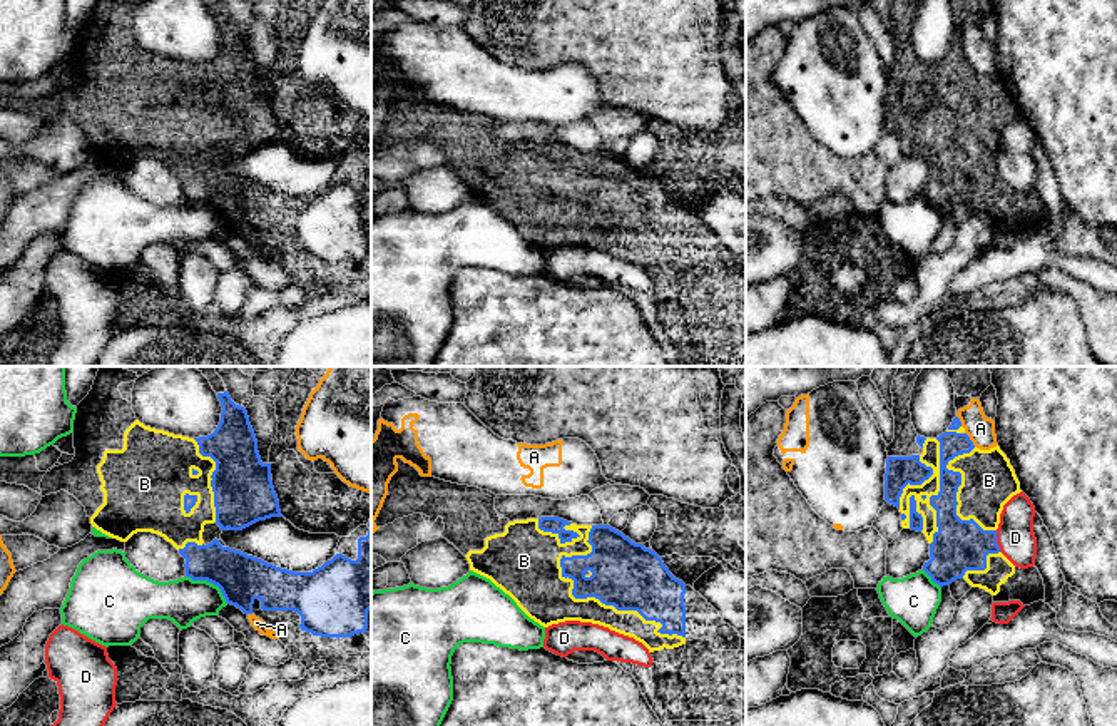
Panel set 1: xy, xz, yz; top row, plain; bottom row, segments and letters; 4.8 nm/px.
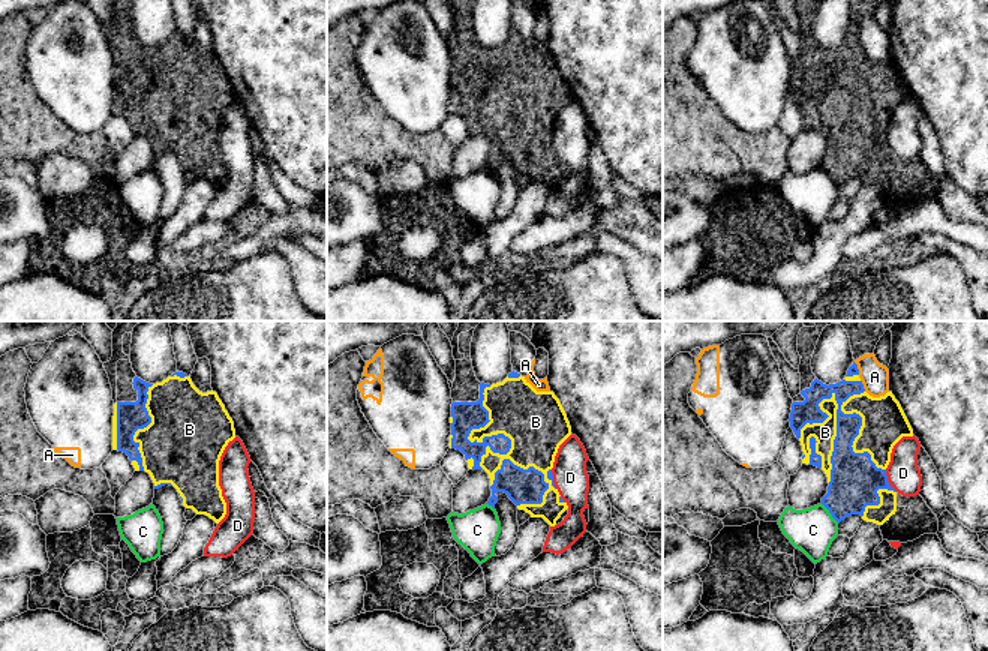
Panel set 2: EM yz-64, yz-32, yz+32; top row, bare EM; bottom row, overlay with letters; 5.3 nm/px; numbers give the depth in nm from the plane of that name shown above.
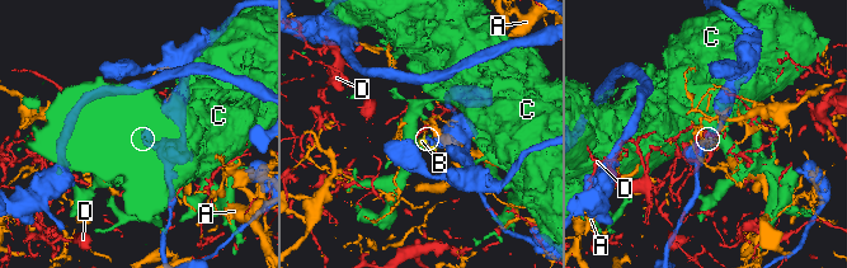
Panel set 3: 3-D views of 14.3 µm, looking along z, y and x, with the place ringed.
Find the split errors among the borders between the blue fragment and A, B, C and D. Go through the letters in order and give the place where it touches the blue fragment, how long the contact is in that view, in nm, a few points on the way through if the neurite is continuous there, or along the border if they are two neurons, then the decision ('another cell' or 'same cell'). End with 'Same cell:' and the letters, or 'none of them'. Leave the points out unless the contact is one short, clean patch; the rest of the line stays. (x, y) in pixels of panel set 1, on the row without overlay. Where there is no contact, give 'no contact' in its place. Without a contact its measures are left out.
A: yz (969, 64) | 90 nm | another cell
B: xz (612, 230) | 700 nm | same cell
C: xy (209, 206) | 240 nm | another cell
D: yz (995, 166) | 110 nm | another cell
Same cell: B

